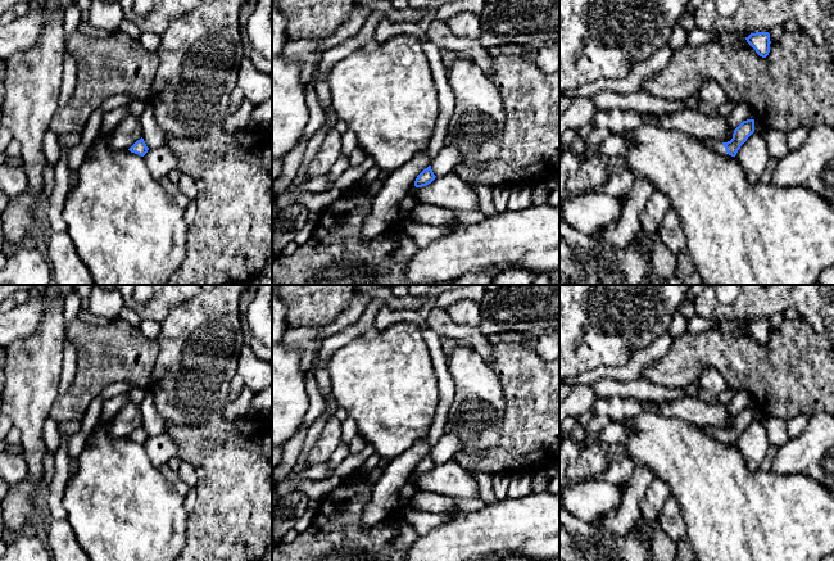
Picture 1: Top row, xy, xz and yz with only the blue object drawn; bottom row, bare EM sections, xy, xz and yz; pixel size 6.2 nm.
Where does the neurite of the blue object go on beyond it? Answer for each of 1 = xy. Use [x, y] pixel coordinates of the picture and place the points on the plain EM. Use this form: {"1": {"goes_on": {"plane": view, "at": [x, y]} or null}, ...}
{"1": {"goes_on": null}}

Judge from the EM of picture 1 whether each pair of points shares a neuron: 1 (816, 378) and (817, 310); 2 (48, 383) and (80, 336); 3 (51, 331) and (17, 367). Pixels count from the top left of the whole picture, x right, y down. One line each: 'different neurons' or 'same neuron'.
1: different neurons
2: different neurons
3: same neuron

